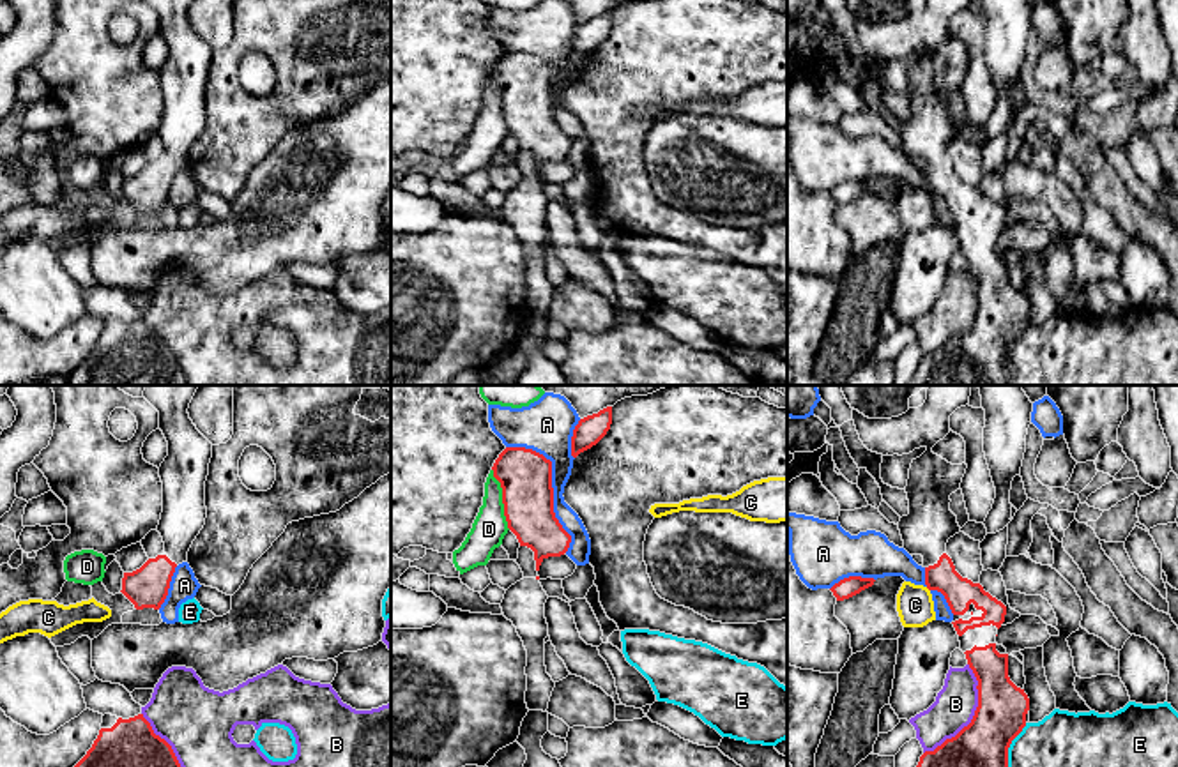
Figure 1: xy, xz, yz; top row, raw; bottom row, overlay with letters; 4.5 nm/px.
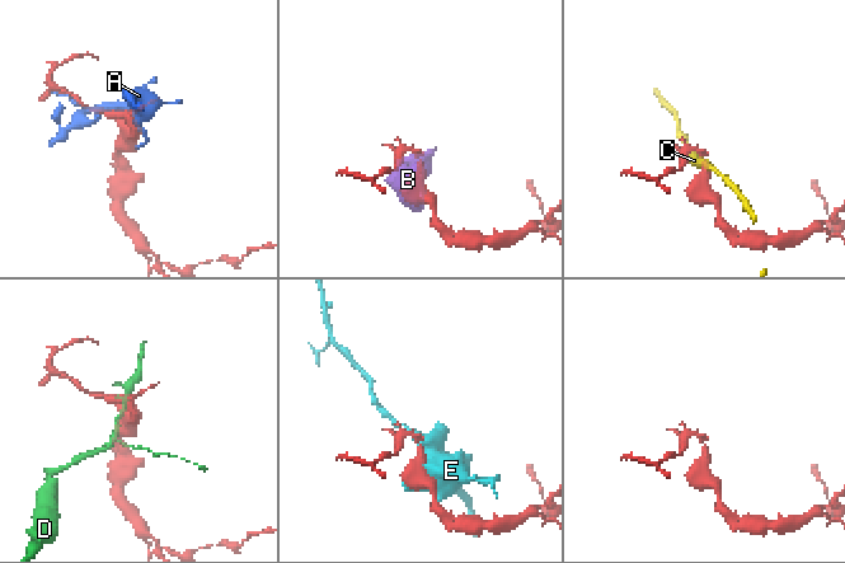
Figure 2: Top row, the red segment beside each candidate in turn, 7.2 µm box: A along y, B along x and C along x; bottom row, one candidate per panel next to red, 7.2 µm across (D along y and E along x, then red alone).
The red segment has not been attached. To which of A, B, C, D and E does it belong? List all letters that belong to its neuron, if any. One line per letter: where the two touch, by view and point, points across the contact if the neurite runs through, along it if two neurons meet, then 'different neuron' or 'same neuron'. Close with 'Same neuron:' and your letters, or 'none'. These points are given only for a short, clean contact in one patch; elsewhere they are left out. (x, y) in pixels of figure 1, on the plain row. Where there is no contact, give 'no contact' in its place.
A: meets red in xz at (550, 89); different neuron
B: meets red in yz at (973, 320); different neuron
C: no contact; different neuron
D: meets red in xz at (503, 103); border along xz (492, 73), (501, 92), (503, 119), (510, 133); different neuron
E: meets red in yz at (1007, 356); different neuron
Same neuron: none

